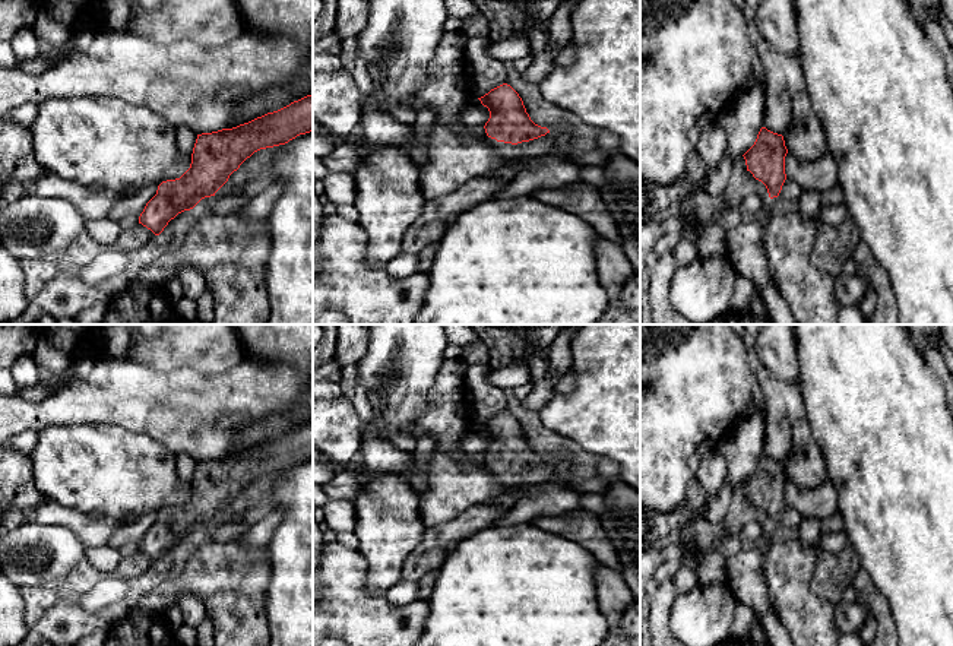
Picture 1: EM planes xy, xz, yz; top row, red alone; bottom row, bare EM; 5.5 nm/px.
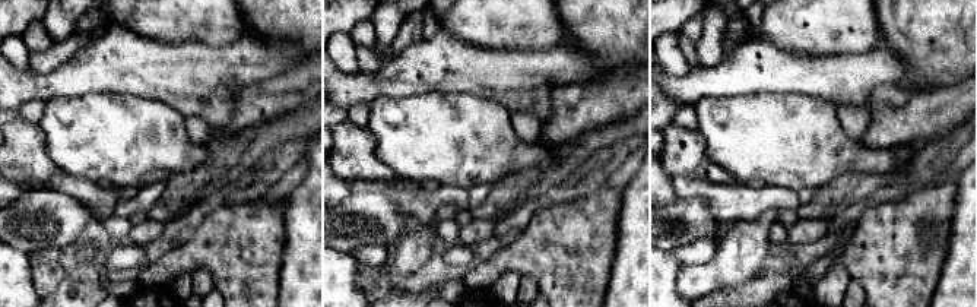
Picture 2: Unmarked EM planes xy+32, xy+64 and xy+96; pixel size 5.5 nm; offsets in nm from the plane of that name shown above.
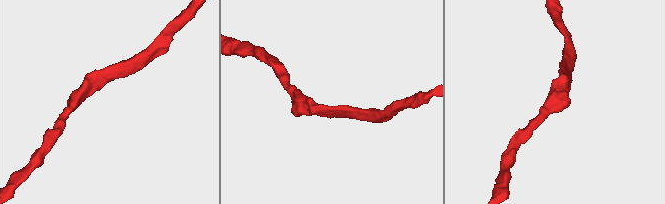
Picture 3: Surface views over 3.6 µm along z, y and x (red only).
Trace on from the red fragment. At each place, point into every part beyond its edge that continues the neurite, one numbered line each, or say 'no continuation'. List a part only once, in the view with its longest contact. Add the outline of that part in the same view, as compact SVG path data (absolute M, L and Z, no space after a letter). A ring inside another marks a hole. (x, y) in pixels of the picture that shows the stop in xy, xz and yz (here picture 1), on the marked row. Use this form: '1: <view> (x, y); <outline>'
1: xz (550, 142); M547 133L545 136L517 145L497 142L496 153L504 159L517 159L525 156L547 155L557 151L558 146L560 139L553 133Z

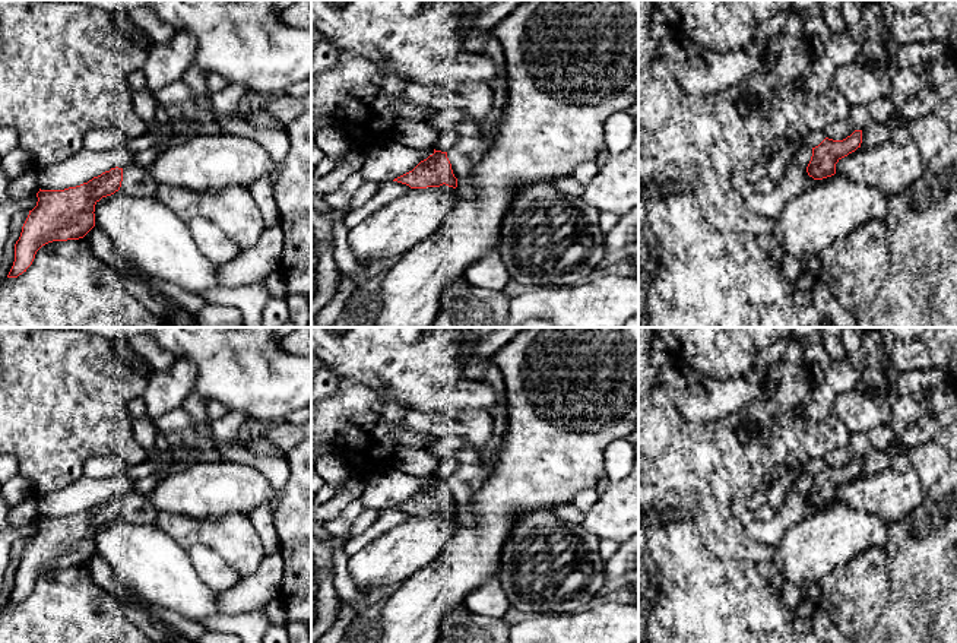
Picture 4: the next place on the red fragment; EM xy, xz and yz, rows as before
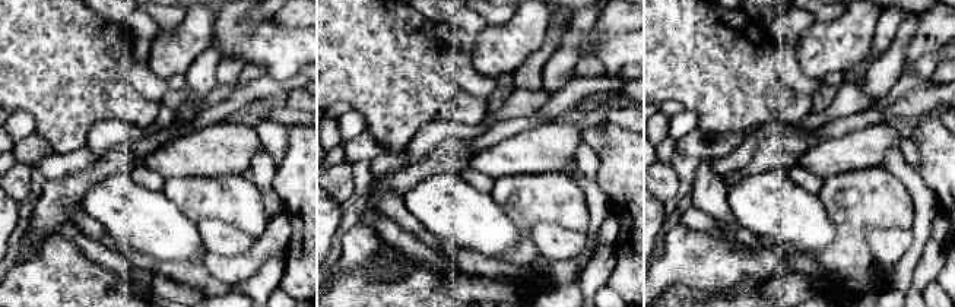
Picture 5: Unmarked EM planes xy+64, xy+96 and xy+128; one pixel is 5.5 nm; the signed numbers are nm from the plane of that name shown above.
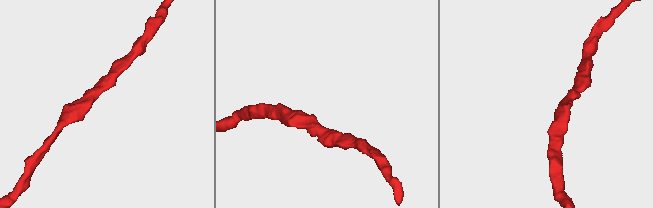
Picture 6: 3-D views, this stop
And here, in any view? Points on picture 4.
no continuation

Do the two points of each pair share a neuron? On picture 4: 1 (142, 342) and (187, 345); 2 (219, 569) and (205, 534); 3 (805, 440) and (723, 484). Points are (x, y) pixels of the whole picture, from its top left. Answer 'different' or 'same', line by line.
1: different
2: different
3: different

